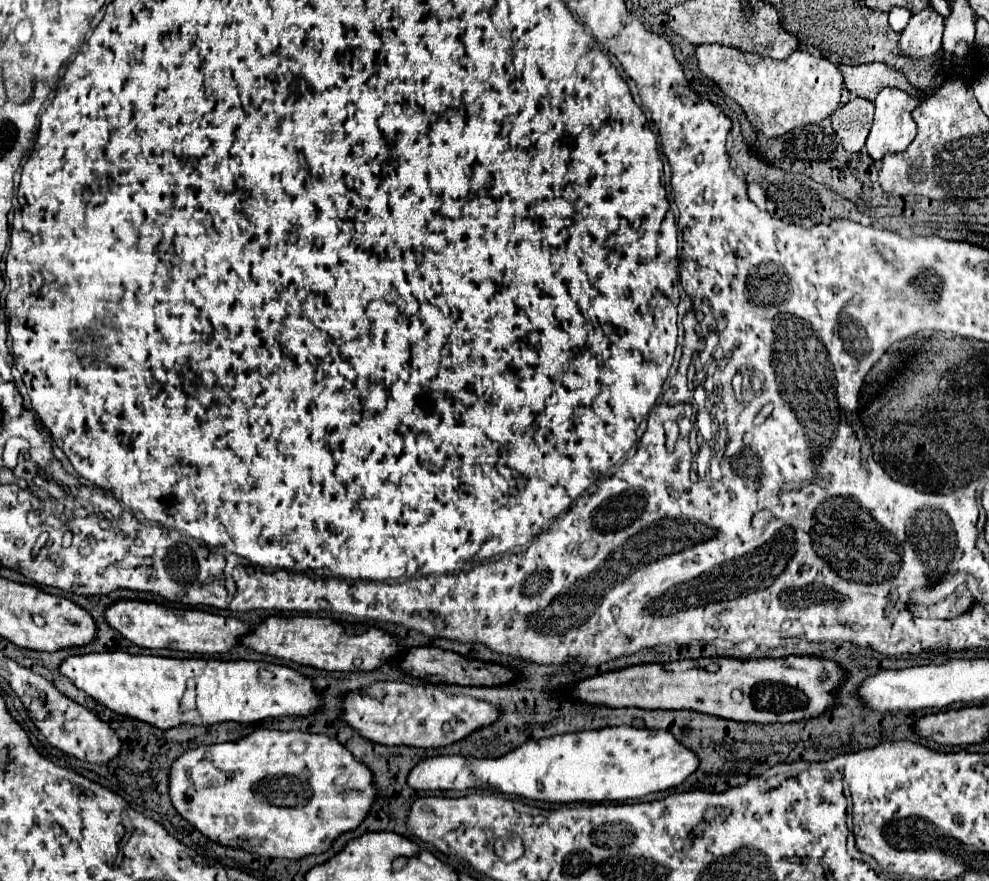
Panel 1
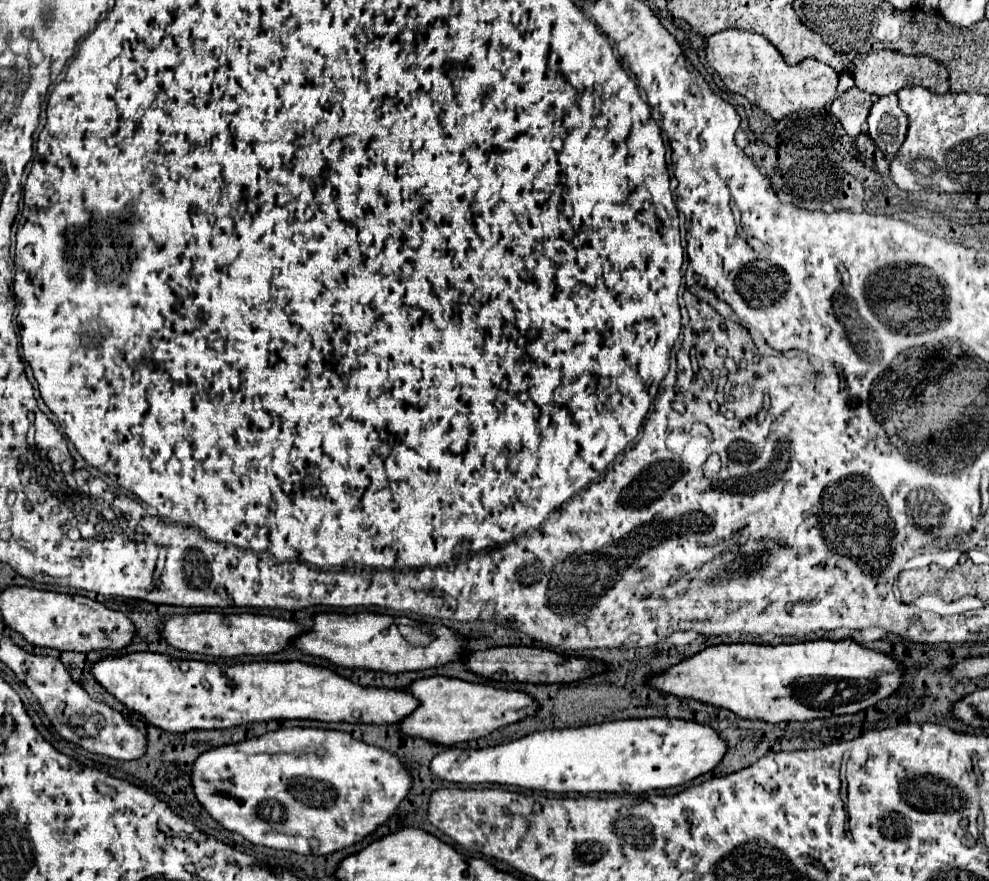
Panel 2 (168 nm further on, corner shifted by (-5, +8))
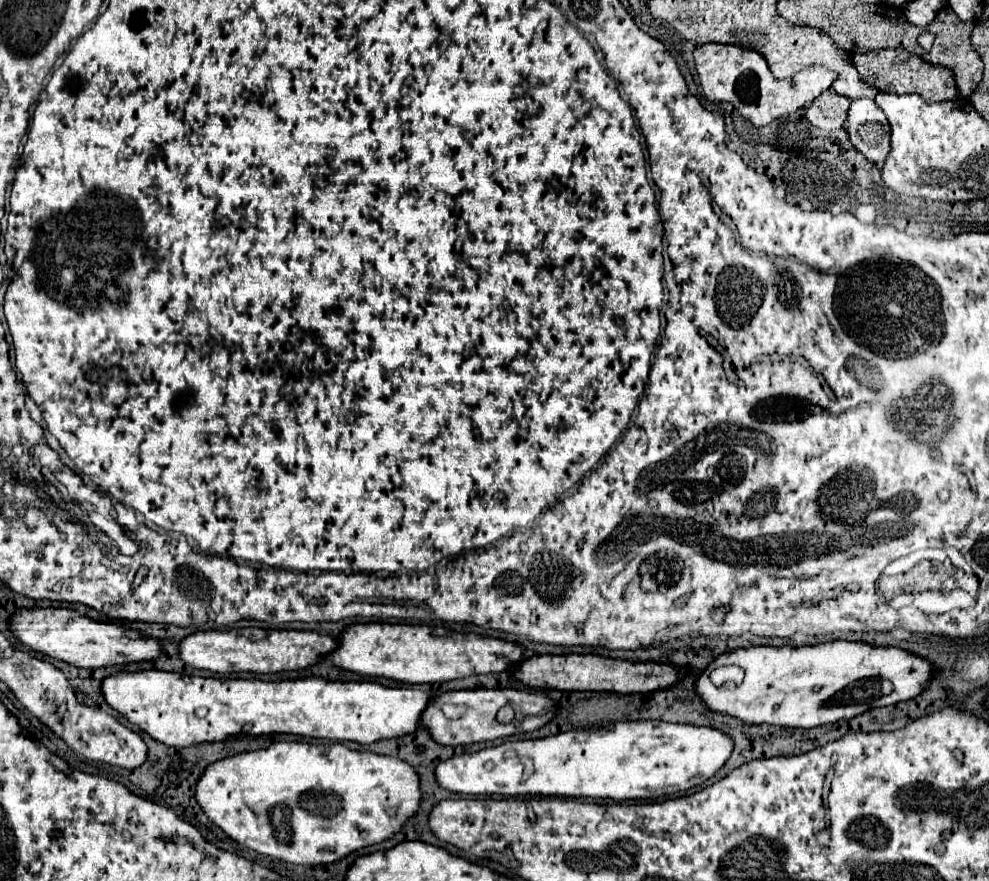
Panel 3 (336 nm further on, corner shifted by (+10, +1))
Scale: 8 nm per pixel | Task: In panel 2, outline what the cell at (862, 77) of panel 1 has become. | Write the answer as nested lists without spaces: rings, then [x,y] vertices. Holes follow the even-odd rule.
[[[880,50],[880,52],[868,52],[868,54],[858,54],[854,58],[854,80],[856,86],[862,88],[868,94],[884,96],[898,92],[904,86],[916,84],[930,88],[936,94],[946,94],[950,90],[950,80],[948,80],[948,70],[940,66],[940,62],[930,60],[928,56],[916,56],[916,54],[902,54],[896,50]]]

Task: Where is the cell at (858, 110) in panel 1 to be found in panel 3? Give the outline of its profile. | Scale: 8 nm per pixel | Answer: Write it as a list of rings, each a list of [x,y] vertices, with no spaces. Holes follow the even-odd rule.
[[[825,91],[821,93],[811,107],[807,109],[807,119],[821,129],[833,131],[833,129],[841,129],[845,119],[847,119],[847,111],[849,111],[851,101],[835,91]]]

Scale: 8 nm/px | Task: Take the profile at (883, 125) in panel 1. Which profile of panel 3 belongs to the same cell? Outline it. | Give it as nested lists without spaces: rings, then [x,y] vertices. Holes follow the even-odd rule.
[[[871,99],[851,101],[847,133],[853,147],[873,163],[883,163],[889,153],[889,121]]]

